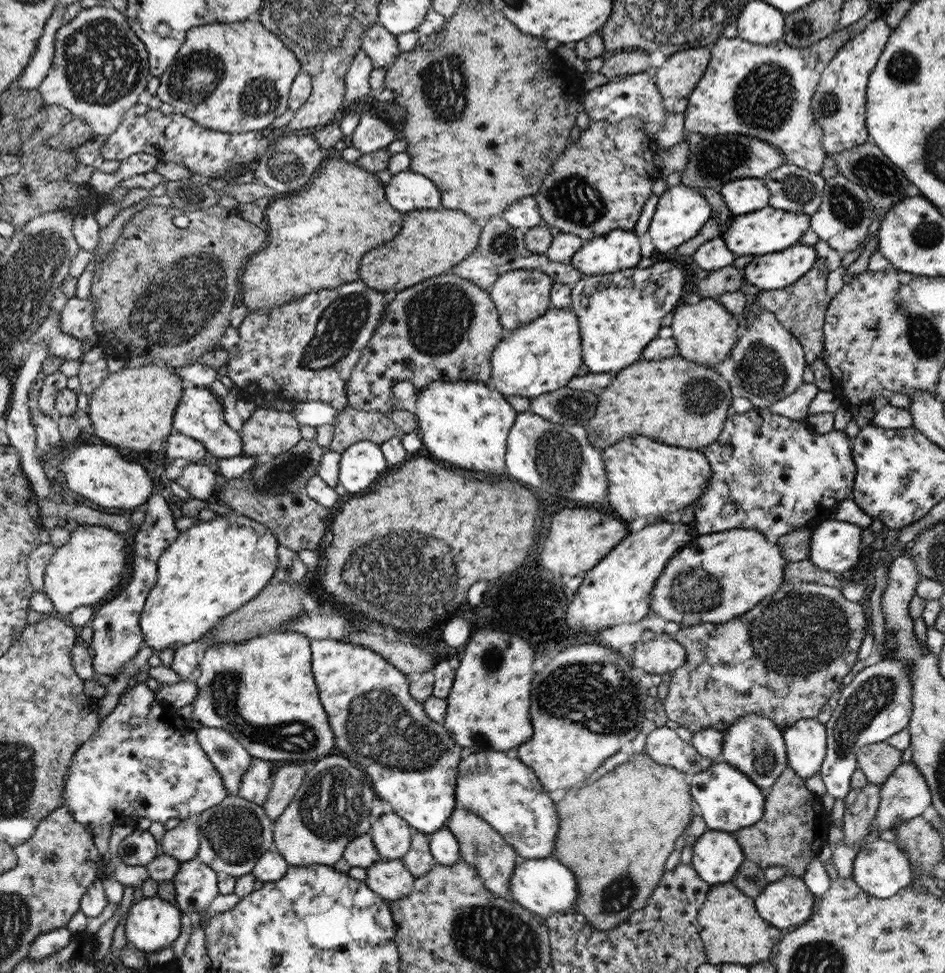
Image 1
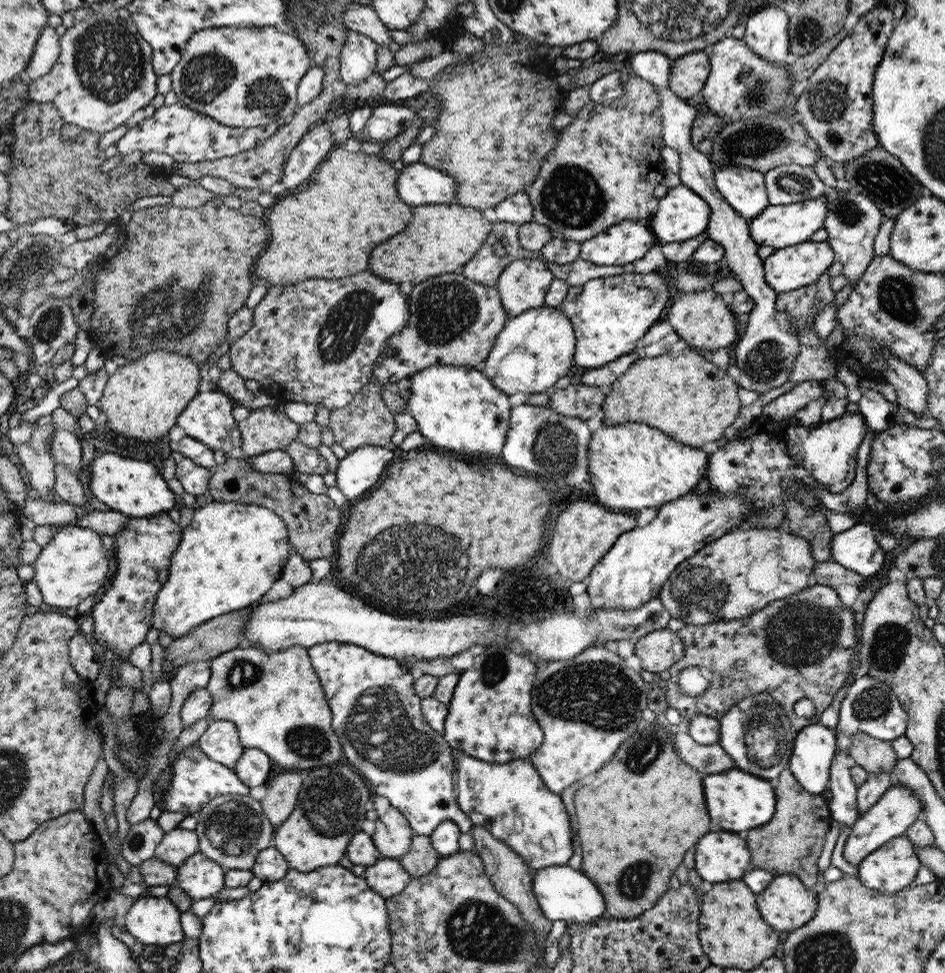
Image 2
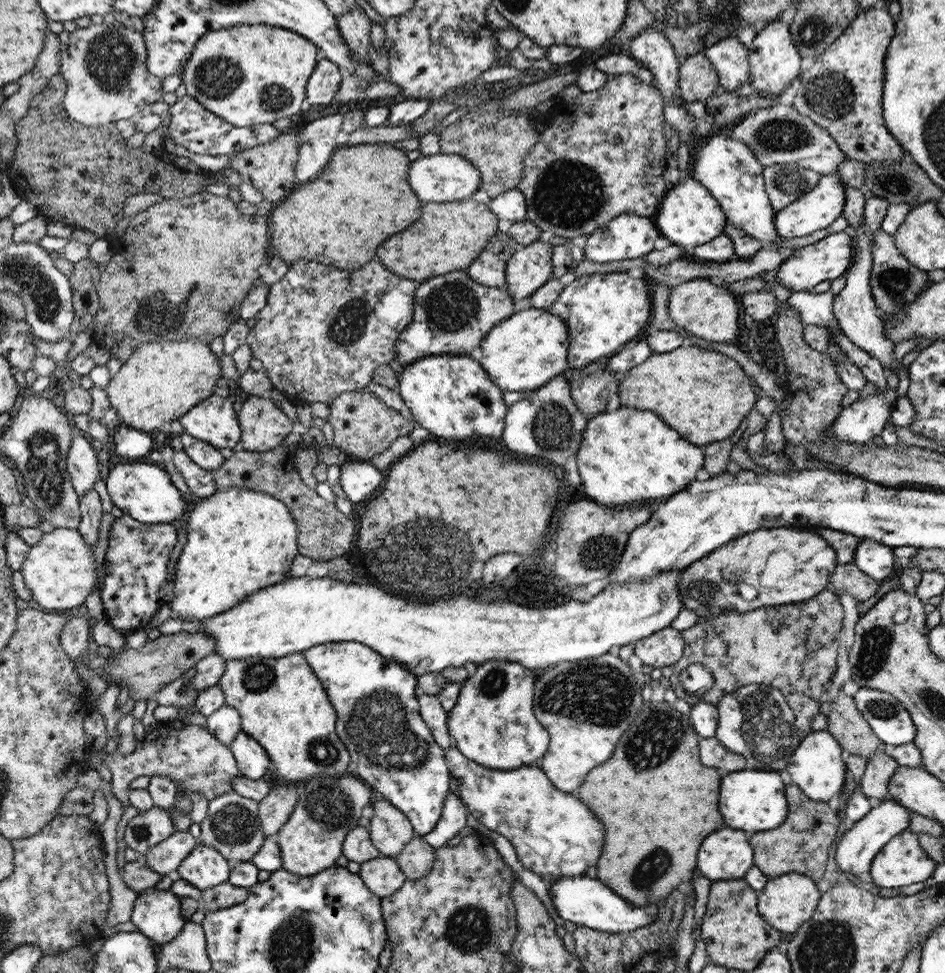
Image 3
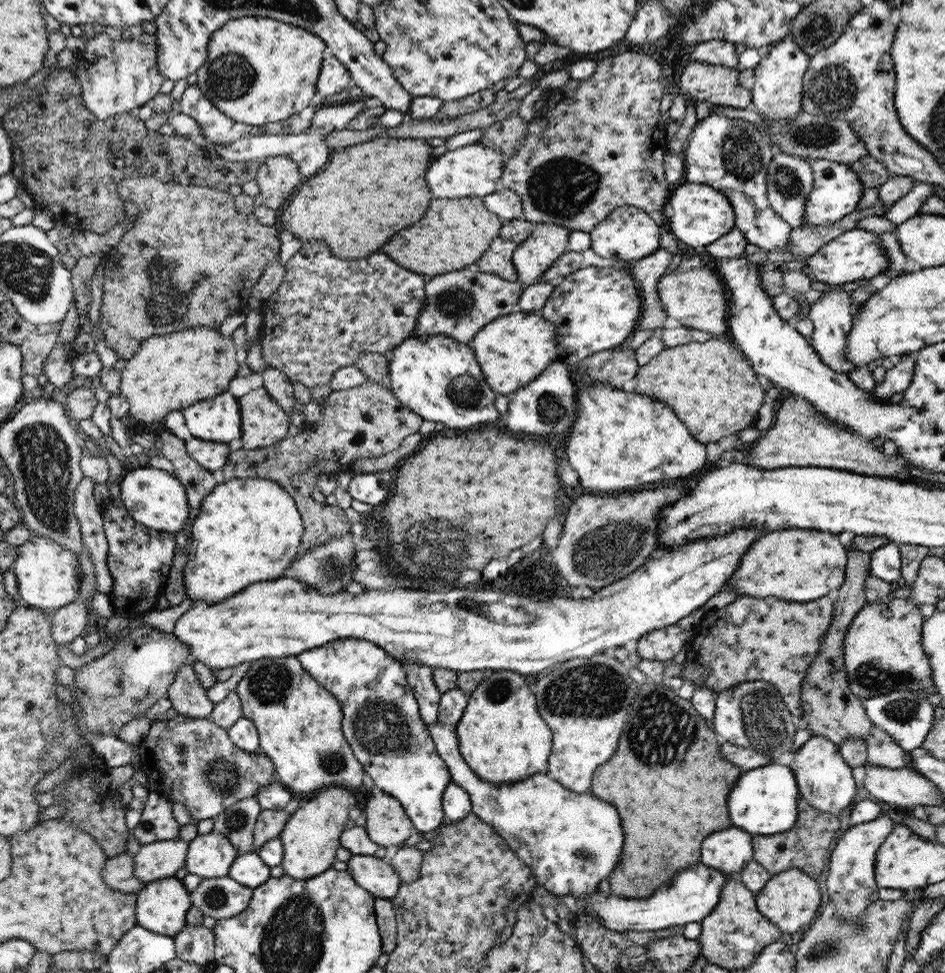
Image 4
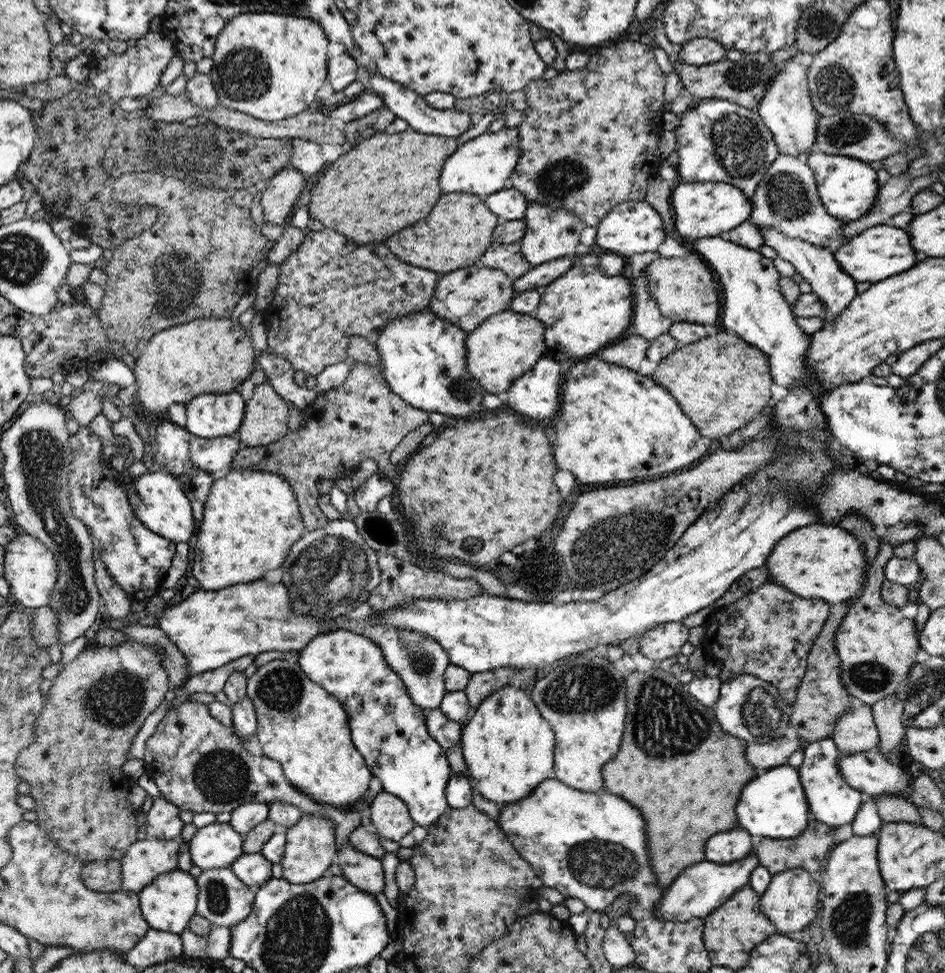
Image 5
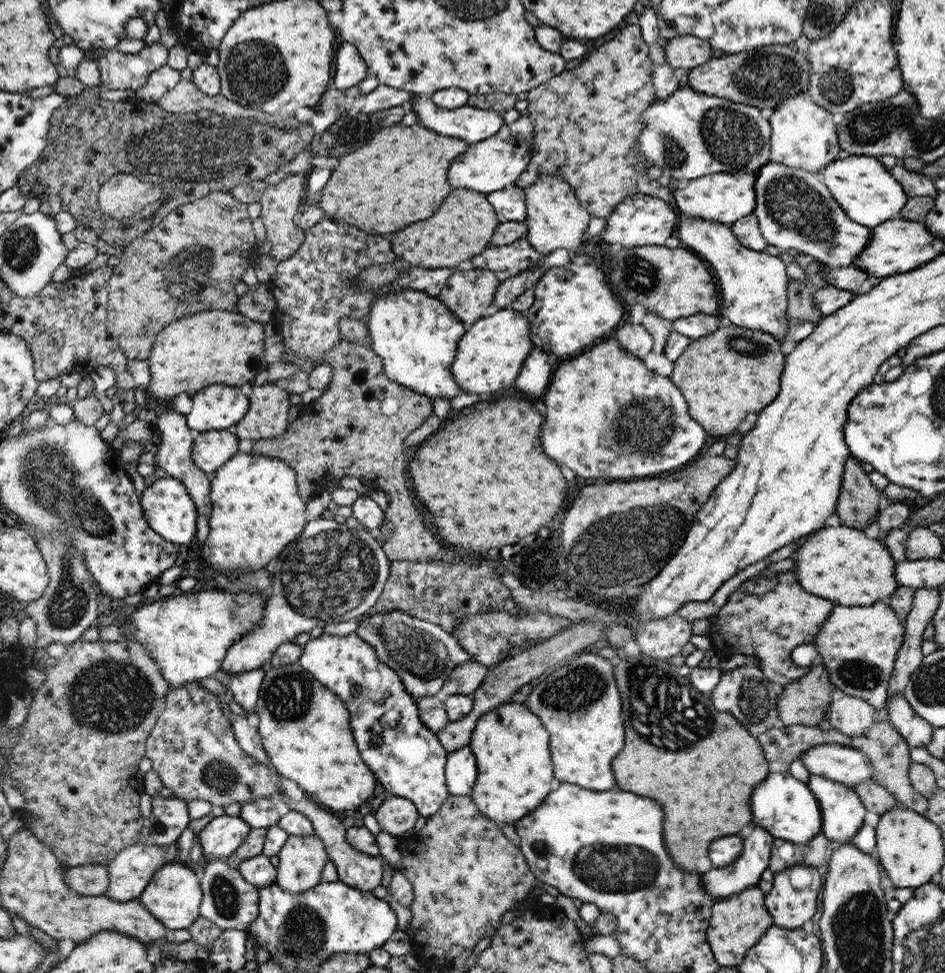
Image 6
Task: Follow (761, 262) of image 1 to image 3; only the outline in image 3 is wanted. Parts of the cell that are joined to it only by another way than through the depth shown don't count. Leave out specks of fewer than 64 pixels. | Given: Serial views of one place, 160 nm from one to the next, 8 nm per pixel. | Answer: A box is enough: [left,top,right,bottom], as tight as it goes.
[770,231,853,293]

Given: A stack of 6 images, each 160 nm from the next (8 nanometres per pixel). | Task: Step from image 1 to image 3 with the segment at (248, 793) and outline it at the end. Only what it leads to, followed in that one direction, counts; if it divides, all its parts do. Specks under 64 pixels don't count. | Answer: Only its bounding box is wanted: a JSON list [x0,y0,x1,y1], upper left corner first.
[229,730,270,780]

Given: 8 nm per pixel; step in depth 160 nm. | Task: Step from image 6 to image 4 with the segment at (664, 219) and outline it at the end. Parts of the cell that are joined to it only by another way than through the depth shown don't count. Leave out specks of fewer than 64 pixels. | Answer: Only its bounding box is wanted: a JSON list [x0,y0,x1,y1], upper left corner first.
[589,206,660,261]

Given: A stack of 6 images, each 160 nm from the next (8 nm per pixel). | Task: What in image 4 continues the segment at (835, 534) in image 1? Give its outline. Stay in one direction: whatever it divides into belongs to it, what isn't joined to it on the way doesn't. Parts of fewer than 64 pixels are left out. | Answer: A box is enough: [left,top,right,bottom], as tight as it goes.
[870,543,901,583]

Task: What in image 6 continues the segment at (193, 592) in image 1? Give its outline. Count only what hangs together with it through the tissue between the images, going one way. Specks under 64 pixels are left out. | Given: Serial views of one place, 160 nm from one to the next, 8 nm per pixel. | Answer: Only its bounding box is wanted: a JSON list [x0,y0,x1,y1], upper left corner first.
[201,452,306,574]

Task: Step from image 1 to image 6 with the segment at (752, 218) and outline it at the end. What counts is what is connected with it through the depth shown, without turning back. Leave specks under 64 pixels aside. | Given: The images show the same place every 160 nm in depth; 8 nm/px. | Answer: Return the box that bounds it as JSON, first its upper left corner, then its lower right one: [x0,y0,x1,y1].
[822,156,909,229]

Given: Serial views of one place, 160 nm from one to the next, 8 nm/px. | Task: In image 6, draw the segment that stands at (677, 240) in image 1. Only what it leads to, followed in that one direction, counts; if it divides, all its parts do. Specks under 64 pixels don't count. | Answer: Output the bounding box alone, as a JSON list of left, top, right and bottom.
[672,172,755,225]

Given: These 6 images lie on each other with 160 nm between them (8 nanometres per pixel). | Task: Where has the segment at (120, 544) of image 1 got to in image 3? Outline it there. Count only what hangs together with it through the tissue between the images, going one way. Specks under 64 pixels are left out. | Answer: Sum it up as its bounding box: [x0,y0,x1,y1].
[20,528,96,610]

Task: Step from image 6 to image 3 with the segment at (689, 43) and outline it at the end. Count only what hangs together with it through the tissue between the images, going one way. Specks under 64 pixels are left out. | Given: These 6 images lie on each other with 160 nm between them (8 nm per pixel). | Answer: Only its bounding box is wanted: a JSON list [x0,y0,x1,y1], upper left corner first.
[704,39,750,94]

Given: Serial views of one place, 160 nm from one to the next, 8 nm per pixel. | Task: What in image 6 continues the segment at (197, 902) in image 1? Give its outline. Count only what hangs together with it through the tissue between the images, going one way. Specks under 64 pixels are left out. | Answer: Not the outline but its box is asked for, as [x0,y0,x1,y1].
[199,815,251,857]

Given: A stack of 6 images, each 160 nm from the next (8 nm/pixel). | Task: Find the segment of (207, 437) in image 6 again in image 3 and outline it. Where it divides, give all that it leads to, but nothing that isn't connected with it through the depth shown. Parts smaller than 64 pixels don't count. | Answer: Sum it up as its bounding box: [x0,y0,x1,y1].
[176,432,225,471]

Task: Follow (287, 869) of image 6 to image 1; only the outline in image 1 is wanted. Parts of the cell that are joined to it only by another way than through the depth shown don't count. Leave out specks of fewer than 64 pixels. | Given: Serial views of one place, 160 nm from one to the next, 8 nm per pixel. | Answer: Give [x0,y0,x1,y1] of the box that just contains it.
[273,755,375,866]

